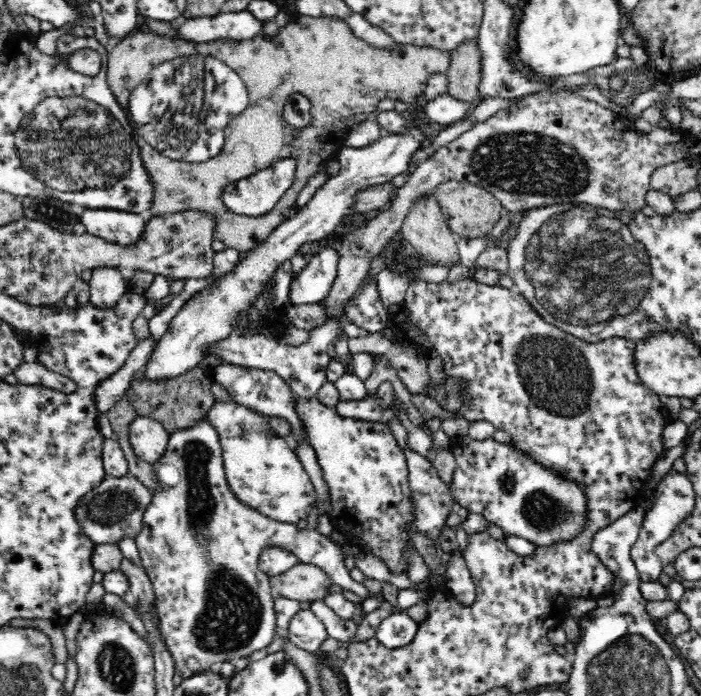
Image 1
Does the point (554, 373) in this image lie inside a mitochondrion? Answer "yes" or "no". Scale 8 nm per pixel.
yes

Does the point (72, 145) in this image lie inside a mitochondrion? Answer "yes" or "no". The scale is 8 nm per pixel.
yes

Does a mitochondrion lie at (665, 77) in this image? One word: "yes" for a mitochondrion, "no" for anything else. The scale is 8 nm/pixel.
no

